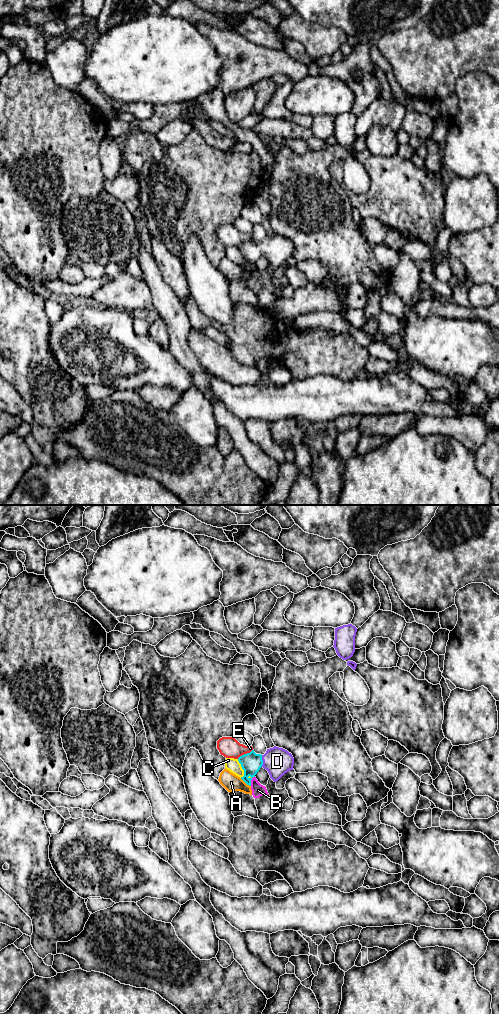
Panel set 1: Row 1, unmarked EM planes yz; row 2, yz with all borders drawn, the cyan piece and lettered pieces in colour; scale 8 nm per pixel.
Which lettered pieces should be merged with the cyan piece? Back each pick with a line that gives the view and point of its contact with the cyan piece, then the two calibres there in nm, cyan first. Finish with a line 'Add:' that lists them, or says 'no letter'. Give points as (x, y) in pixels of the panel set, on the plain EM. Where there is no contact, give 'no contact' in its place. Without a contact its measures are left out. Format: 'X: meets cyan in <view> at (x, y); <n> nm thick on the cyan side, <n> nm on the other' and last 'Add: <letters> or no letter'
D: meets cyan in yz at (262, 249); 160 nm thick on the cyan side, 220 nm on the other
Add: D

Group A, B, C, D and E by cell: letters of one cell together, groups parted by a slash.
A / B C / D / E

